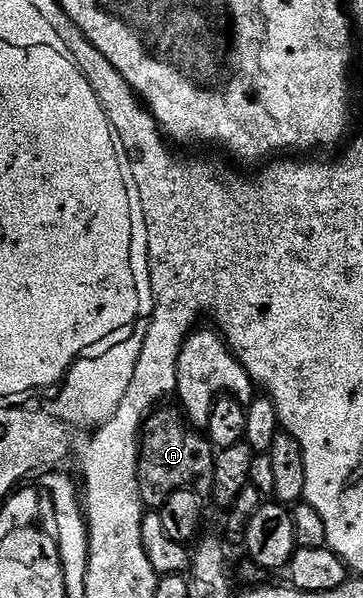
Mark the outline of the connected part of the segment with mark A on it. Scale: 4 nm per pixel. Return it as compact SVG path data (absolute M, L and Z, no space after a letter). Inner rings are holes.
M177 407L174 408L151 411L148 416L150 421L144 424L138 462L138 488L142 491L143 505L150 510L161 509L166 499L185 488L195 488L199 493L206 494L214 485L215 448Z

